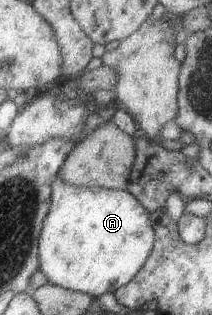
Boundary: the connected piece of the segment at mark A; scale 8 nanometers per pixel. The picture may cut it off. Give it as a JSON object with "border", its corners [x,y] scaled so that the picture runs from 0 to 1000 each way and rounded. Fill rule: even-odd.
{"border":[[[288,559],[245,597],[245,660],[189,759],[189,857],[226,895],[458,949],[642,886],[741,765],[712,676],[660,635],[580,600],[344,590]]]}

